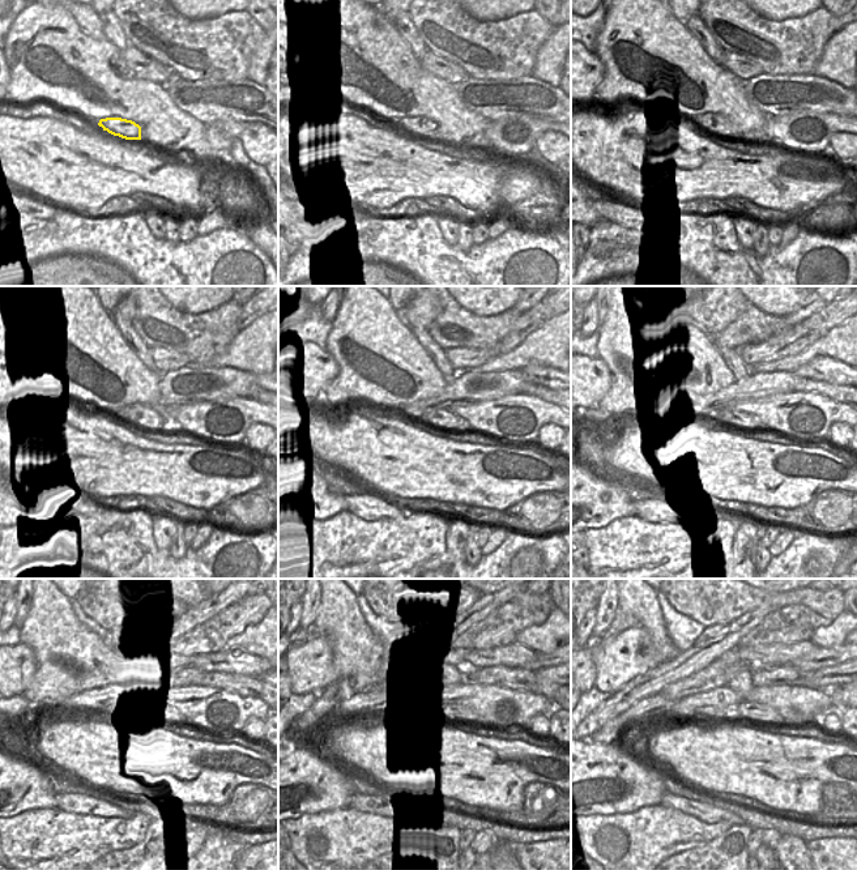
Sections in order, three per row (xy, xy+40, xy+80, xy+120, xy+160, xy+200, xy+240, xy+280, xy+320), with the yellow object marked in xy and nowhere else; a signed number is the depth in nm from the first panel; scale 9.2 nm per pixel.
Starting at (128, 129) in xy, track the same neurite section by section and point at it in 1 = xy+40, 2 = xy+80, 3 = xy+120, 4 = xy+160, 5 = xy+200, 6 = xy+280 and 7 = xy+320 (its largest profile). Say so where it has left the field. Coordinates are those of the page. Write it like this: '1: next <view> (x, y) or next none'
1: next xy+40 (425, 128)
2: next xy+80 (717, 124)
3: next xy+120 (143, 417)
4: next xy+160 (429, 412)
5: next xy+200 (738, 419)
6: next xy+280 (455, 711)
7: next xy+320 (760, 713)

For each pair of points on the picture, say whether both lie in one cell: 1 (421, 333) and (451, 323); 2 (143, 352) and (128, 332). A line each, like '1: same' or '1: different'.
1: different
2: same

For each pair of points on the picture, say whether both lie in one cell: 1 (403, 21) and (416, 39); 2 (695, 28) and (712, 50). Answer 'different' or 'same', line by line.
1: same
2: same

